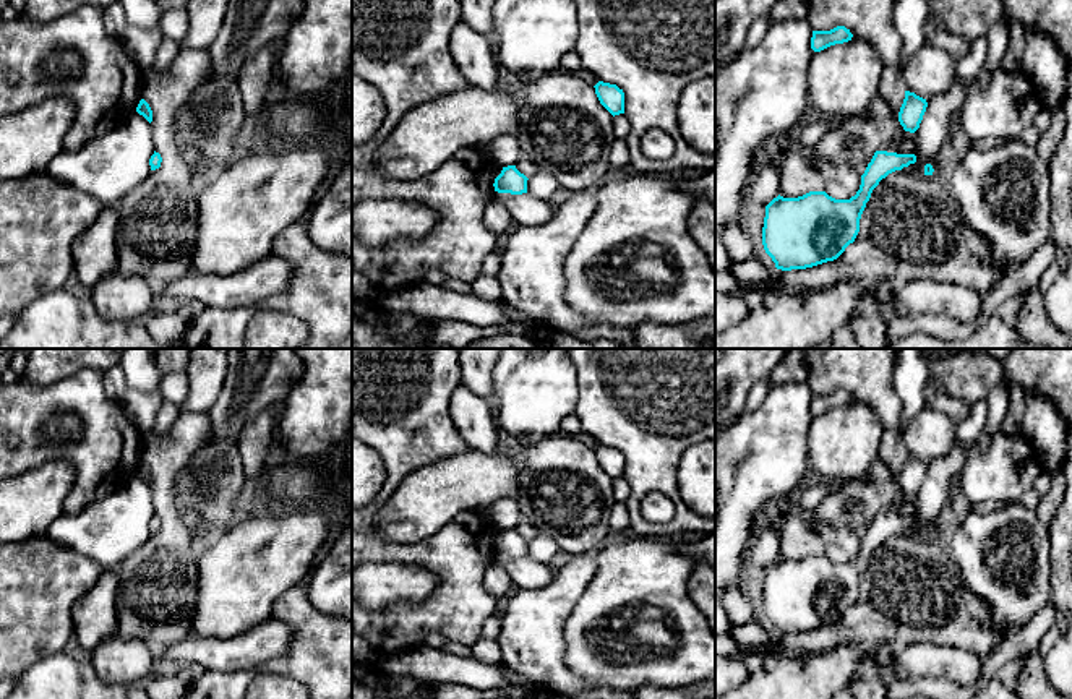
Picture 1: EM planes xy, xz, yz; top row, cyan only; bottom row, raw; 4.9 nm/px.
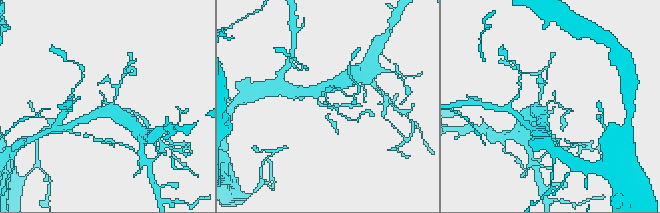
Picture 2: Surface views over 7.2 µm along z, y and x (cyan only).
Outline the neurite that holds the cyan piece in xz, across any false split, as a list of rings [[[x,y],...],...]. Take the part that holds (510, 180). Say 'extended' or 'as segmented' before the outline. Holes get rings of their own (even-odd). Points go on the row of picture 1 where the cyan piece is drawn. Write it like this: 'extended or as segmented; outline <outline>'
as segmented; outline [[[516,165],[503,167],[501,174],[495,178],[495,191],[522,195],[527,193],[527,177],[521,174]]]

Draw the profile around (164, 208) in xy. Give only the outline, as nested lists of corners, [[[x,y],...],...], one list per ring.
[[[182,49],[167,71],[154,65],[141,70],[146,76],[141,99],[152,110],[154,151],[161,154],[161,167],[122,199],[115,247],[118,251],[117,271],[123,276],[144,279],[152,289],[165,287],[191,272],[191,253],[198,234],[198,191],[195,175],[185,162],[175,141],[175,114],[191,99],[193,92],[211,75],[208,49]]]

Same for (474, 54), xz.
[[[464,19],[451,32],[449,52],[469,86],[482,89],[496,88],[501,66],[495,55],[495,45]]]

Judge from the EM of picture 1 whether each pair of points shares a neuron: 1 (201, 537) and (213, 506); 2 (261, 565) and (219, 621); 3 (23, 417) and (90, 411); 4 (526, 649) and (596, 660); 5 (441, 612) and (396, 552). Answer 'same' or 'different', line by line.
1: different
2: same
3: same
4: different
5: same

